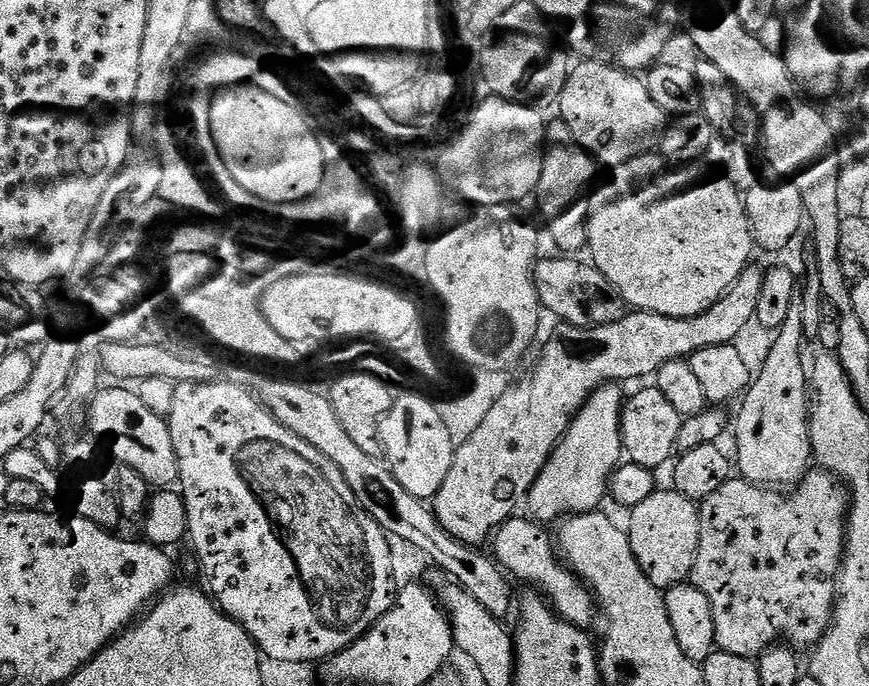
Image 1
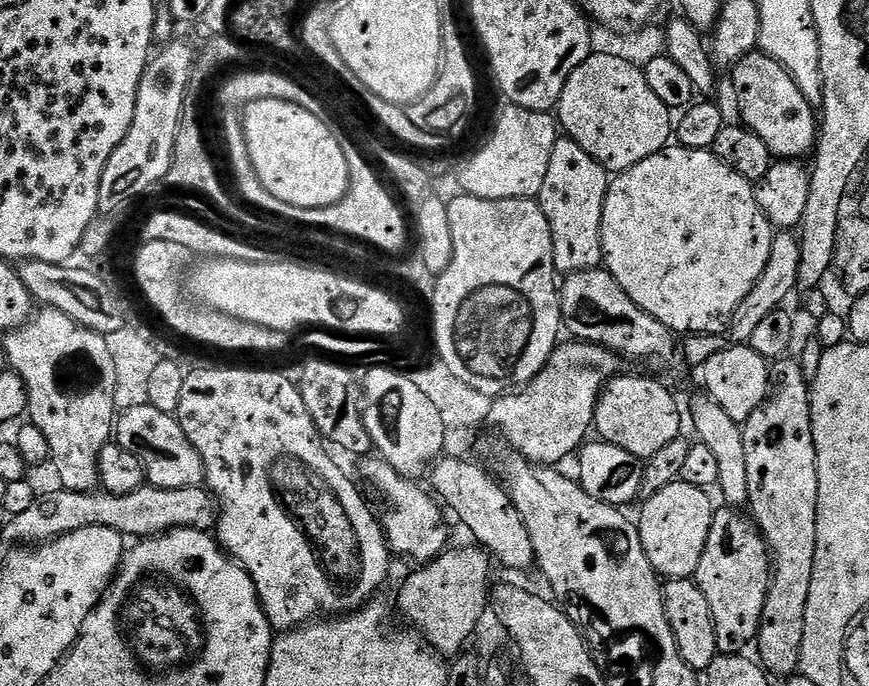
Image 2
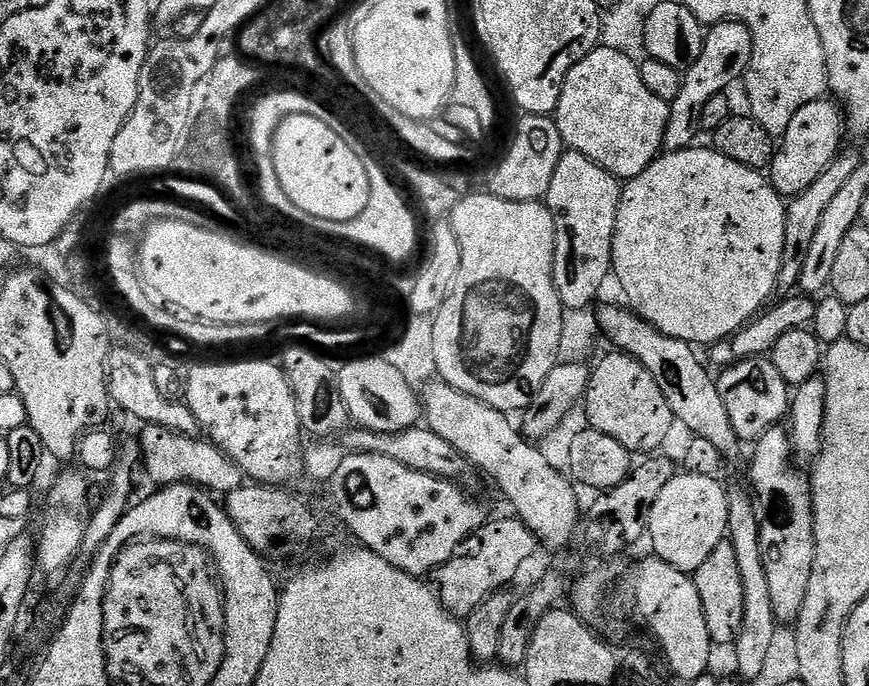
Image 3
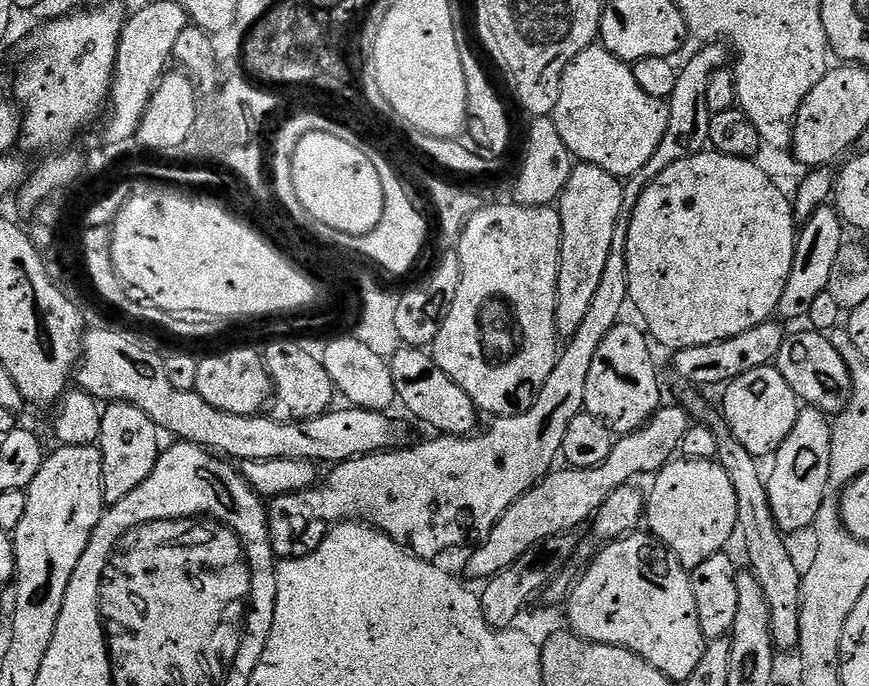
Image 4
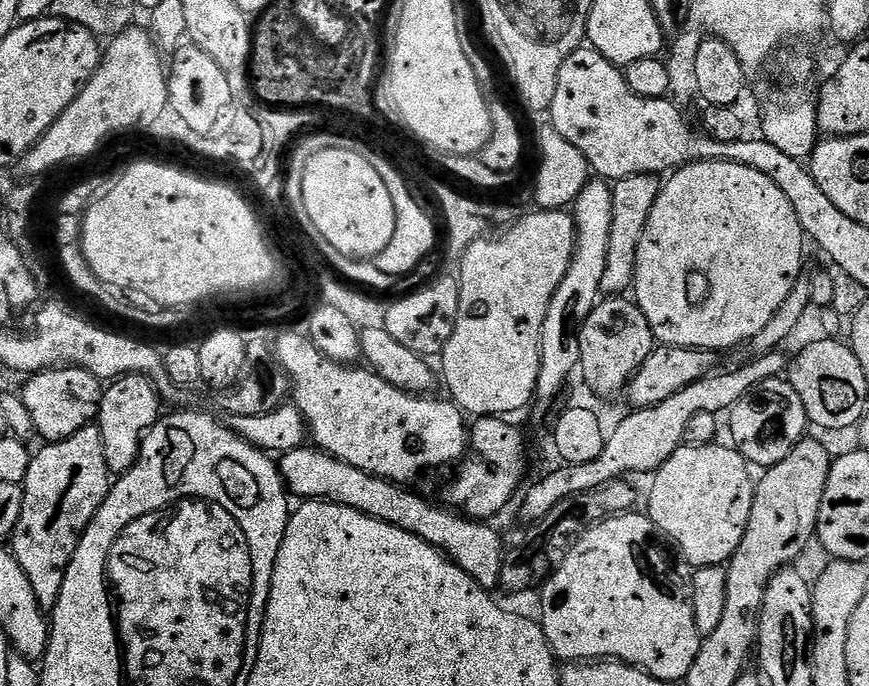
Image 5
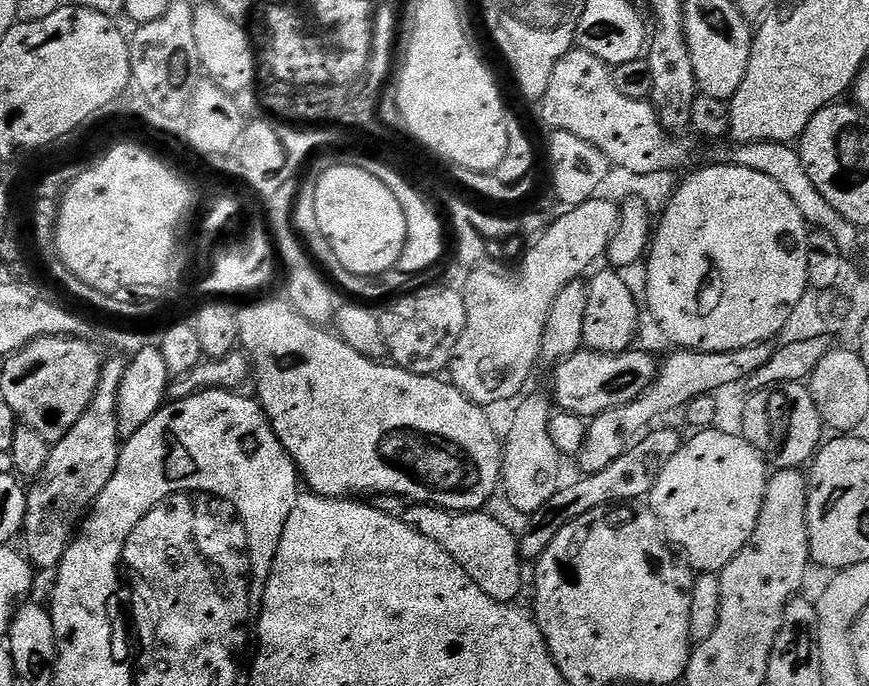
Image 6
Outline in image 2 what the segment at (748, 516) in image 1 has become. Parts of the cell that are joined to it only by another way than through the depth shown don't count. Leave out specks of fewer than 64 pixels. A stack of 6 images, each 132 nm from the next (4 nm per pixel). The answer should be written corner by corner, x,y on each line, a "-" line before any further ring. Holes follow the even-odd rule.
724,510
728,512
717,511
712,518
712,525
710,526
710,534
706,538
706,546
702,550
702,558
698,562
698,570
696,571
694,582
702,590
702,594
706,594
706,603
710,606
710,614
714,618
714,634
716,635
716,651
720,654
740,654
745,651
744,648
753,643
756,639
756,632
760,629
760,619
762,618
762,606
764,599
768,593
768,577
770,575
770,557
768,554
768,546
763,536
760,535
760,529
756,527
755,523
747,515
739,516
739,511

